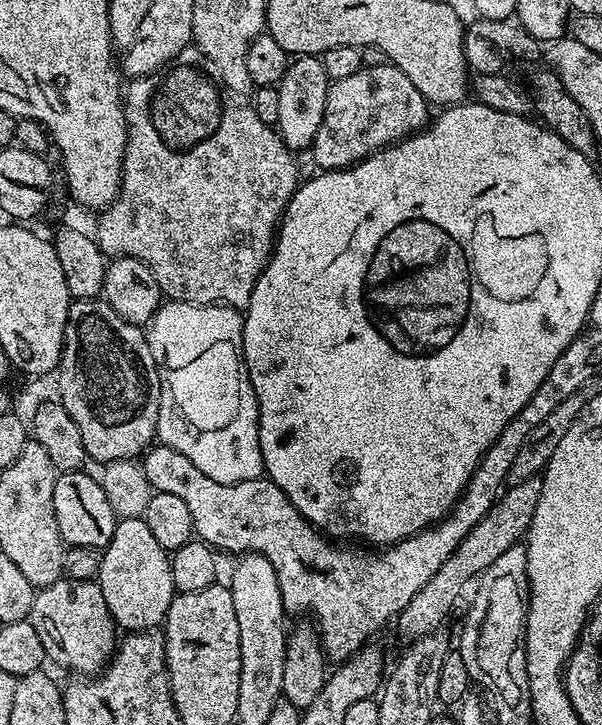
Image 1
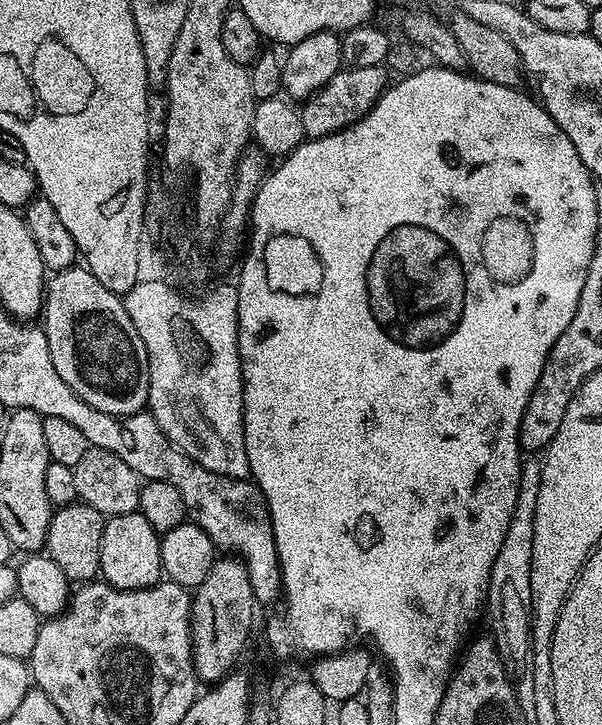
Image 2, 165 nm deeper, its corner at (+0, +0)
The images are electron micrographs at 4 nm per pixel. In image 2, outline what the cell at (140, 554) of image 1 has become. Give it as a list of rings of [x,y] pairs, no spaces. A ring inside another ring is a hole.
[[[139,512],[118,514],[105,519],[102,530],[102,558],[100,576],[103,583],[118,590],[142,590],[160,583],[162,579],[162,554],[160,553],[161,533],[146,522]]]

